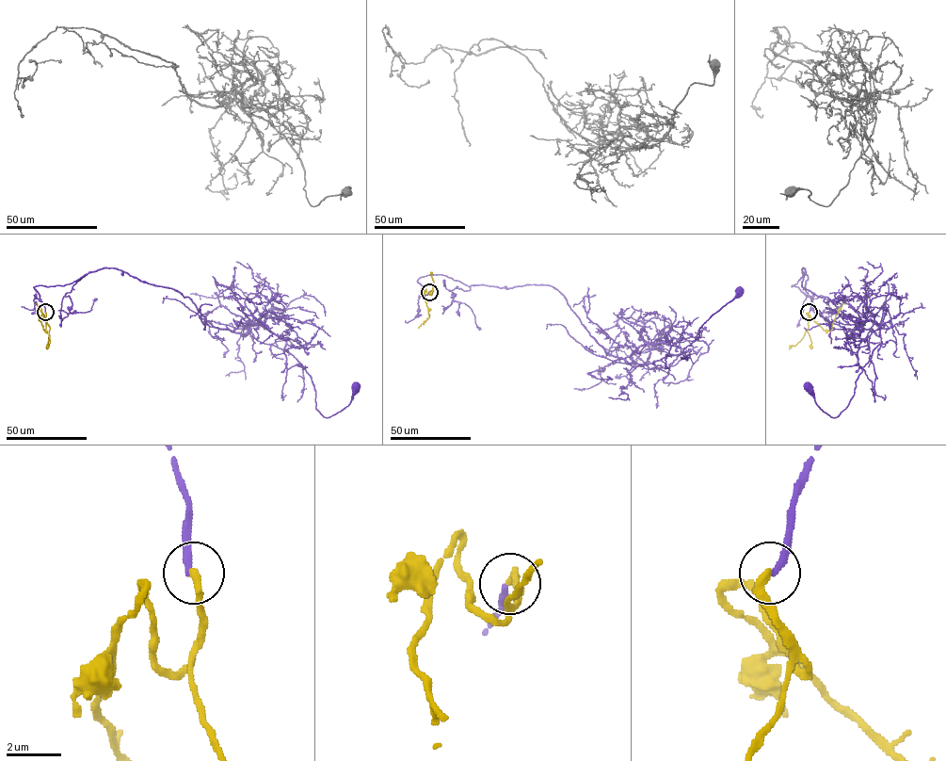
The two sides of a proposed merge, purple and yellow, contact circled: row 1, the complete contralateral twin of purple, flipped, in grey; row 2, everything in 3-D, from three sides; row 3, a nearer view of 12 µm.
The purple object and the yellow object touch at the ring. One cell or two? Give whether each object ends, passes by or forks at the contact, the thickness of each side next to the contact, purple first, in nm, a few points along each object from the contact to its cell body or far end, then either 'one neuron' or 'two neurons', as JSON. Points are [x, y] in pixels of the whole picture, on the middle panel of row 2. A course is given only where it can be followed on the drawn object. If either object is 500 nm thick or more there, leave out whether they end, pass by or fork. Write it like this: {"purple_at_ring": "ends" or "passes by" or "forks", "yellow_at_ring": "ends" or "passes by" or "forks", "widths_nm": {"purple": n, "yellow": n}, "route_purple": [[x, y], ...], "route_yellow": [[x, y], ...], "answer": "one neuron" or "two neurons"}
{"purple_at_ring": "ends", "yellow_at_ring": "ends", "widths_nm": {"purple": 260, "yellow": 280}, "route_purple": [[429, 292], [417, 281], [431, 274], [468, 285], [552, 285], [609, 354], [646, 364], [680, 353], [738, 290]], "route_yellow": [[429, 292], [427, 294], [426, 289], [424, 296], [429, 316], [418, 328]], "answer": "two neurons"}

